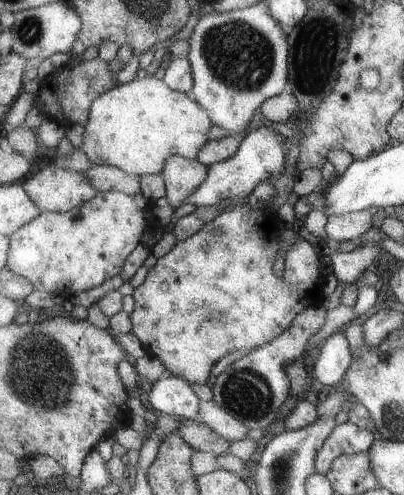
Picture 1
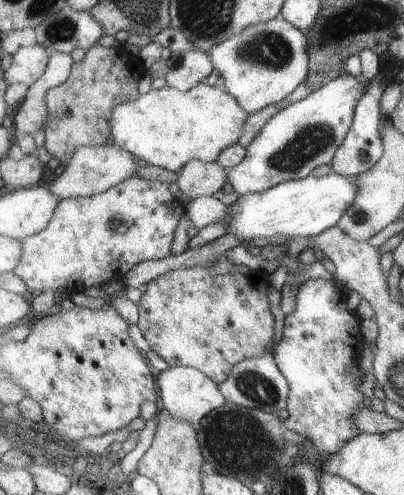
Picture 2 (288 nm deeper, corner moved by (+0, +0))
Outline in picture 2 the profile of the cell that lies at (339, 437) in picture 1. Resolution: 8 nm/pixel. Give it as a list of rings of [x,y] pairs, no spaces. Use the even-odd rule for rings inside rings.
[[[327,278],[305,282],[299,288],[299,308],[295,310],[295,314],[287,316],[281,338],[273,350],[281,372],[287,376],[291,384],[291,396],[289,396],[289,408],[287,408],[289,418],[285,420],[285,428],[309,438],[315,444],[319,456],[323,458],[321,468],[325,468],[327,460],[331,460],[331,456],[341,452],[349,444],[349,440],[363,434],[363,430],[355,422],[355,416],[359,414],[363,404],[367,404],[367,398],[369,398],[359,390],[359,386],[365,380],[365,372],[359,368],[359,354],[367,344],[367,340],[361,334],[363,318],[359,318],[357,312],[349,310],[347,294],[349,290],[337,288],[333,280],[327,280]]]

